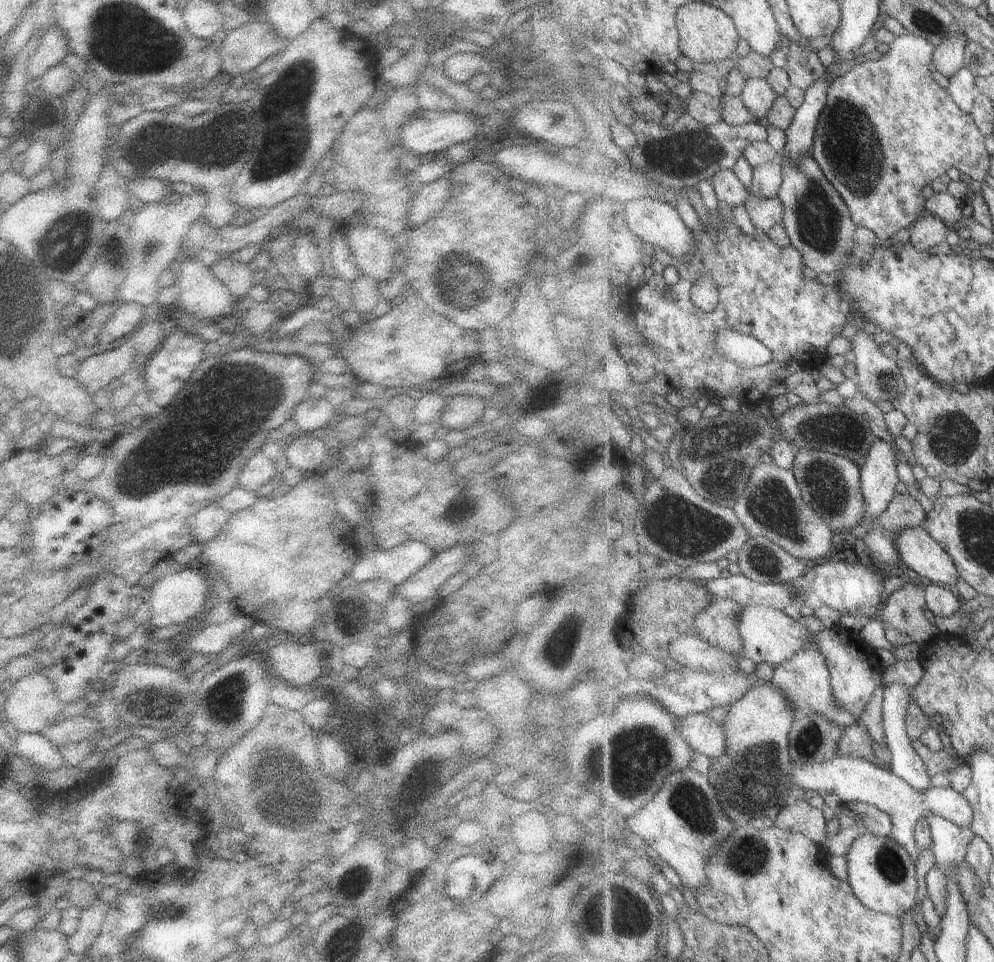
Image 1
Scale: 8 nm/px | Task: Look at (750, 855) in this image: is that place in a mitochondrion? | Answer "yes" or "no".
yes

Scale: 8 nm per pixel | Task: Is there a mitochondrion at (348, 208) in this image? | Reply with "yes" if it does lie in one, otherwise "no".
no

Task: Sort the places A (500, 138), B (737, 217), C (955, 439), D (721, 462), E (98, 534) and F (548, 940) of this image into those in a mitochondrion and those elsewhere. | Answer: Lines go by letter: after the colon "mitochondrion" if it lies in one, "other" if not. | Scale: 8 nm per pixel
A: other
B: other
C: mitochondrion
D: mitochondrion
E: other
F: other

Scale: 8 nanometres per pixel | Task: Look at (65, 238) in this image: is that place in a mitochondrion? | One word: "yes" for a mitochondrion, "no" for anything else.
yes

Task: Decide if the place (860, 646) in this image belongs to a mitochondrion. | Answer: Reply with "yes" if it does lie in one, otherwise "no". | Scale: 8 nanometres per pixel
no

